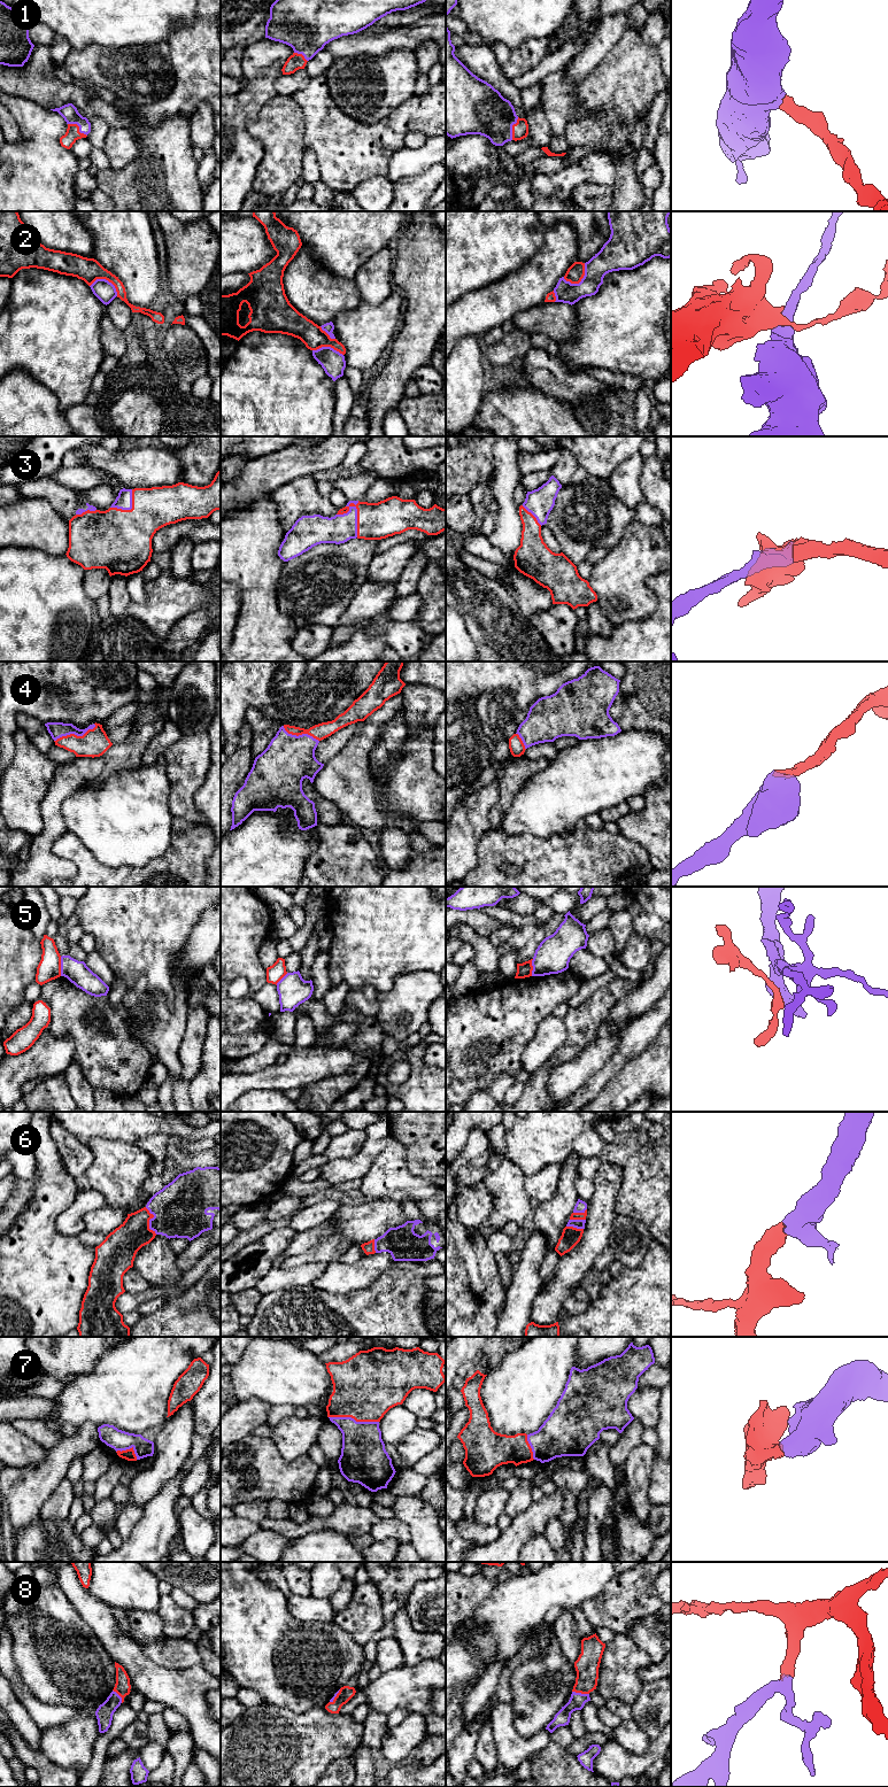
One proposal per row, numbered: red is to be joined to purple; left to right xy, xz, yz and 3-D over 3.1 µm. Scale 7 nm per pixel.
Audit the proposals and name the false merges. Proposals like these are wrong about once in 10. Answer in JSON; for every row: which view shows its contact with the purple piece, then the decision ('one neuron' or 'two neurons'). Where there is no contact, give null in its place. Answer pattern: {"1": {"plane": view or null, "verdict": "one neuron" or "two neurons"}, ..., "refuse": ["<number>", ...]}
{"1": {"plane": "xy", "verdict": "one neuron"}, "2": {"plane": "yz", "verdict": "two neurons"}, "3": {"plane": "xz", "verdict": "one neuron"}, "4": {"plane": "xy", "verdict": "one neuron"}, "5": {"plane": "xy", "verdict": "two neurons"}, "6": {"plane": "xy", "verdict": "one neuron"}, "7": {"plane": "xz", "verdict": "one neuron"}, "8": {"plane": "yz", "verdict": "one neuron"}, "refuse": ["2", "5"]}

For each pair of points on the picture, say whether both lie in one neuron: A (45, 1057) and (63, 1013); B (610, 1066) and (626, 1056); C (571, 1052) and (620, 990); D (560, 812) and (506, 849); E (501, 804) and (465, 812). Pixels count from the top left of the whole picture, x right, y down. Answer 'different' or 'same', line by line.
A: different
B: same
C: same
D: different
E: different

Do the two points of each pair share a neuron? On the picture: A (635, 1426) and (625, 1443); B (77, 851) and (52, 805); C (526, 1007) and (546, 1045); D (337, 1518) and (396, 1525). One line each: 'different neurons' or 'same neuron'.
A: same neuron
B: different neurons
C: different neurons
D: different neurons

